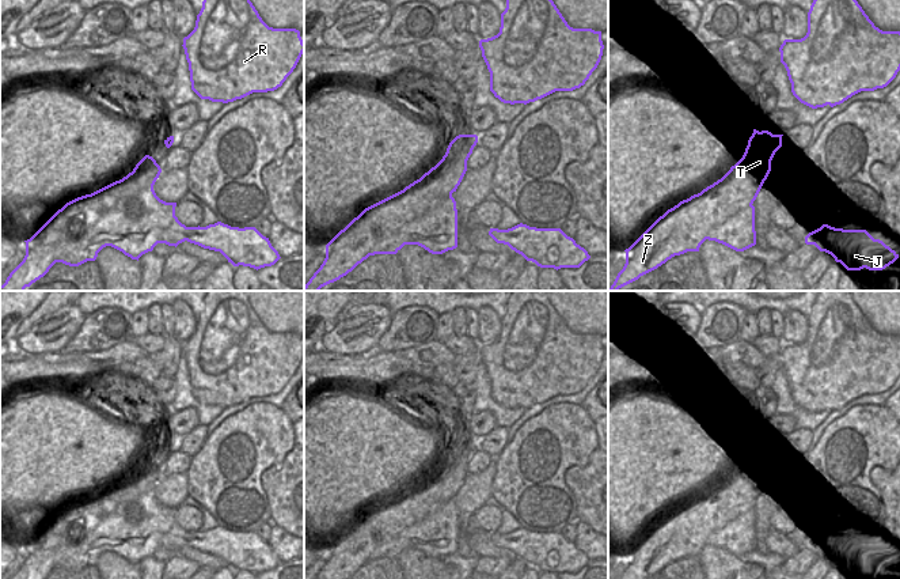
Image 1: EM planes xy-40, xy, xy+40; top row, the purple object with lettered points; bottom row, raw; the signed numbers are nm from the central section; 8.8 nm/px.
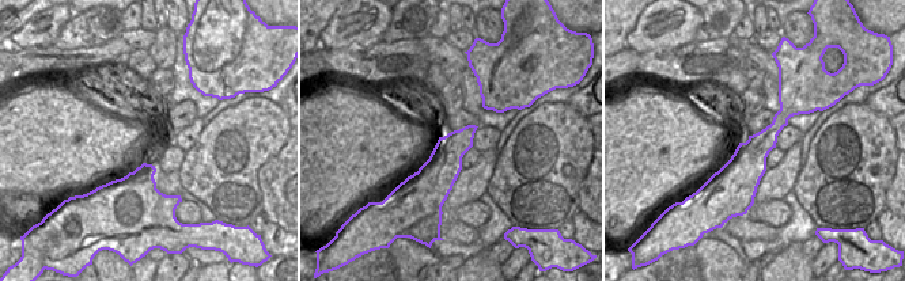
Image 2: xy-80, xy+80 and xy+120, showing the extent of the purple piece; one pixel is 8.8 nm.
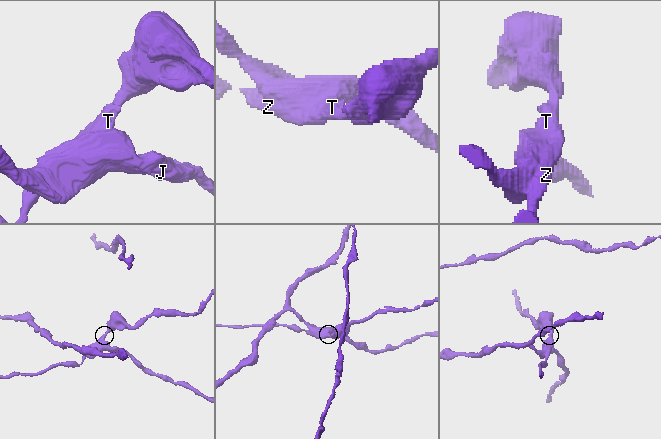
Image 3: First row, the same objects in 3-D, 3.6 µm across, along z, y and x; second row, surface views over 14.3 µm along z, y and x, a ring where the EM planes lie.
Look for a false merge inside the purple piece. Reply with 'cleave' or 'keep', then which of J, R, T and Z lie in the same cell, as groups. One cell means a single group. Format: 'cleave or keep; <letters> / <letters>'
cleave; J / R T Z

